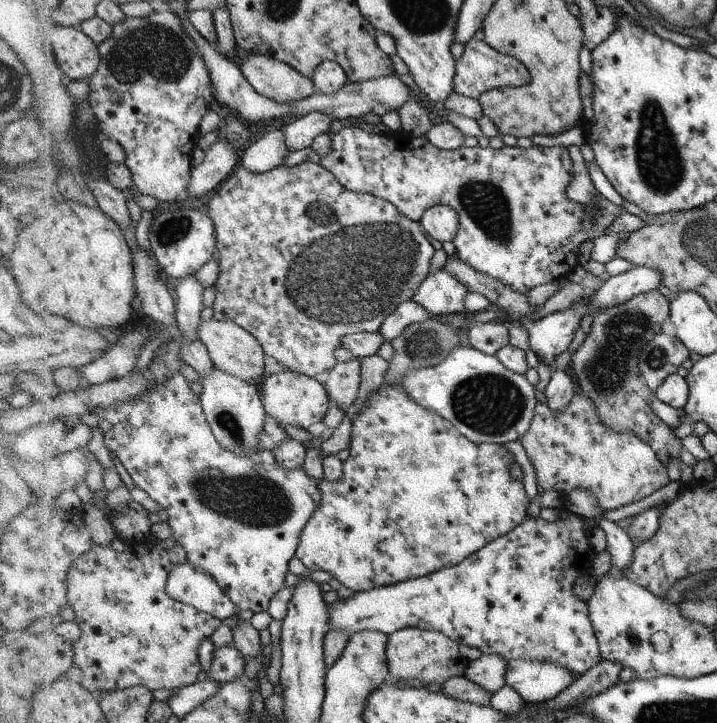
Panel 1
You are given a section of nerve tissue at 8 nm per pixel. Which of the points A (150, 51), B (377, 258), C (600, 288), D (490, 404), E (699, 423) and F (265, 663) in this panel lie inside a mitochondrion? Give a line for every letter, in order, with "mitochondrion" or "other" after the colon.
A: mitochondrion
B: mitochondrion
C: other
D: mitochondrion
E: other
F: other

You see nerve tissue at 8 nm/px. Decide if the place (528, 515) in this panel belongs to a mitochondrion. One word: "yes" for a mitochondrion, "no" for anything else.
no

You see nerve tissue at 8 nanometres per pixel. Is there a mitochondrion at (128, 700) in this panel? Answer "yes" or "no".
yes

